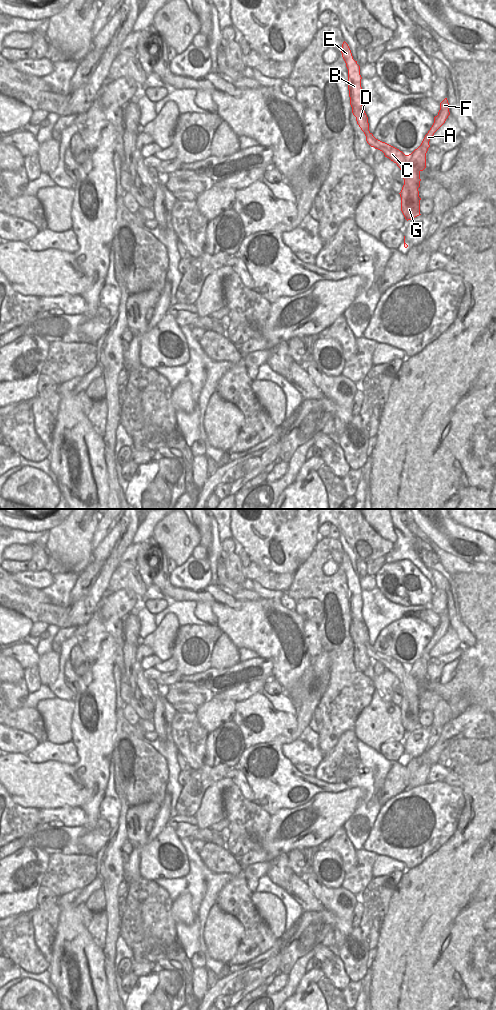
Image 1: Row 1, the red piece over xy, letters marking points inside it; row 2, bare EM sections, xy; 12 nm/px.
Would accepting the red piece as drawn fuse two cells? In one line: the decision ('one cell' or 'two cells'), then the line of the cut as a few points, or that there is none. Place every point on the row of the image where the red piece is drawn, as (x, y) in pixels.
two cells; cut in xy along (408, 155), (408, 160), (417, 171), (417, 188)

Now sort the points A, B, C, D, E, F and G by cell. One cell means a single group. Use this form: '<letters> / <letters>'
A F / B C D E G

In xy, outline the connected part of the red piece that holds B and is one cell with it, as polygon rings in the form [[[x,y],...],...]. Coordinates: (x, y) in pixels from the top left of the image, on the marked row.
[[[344,41],[342,44],[342,57],[348,69],[348,90],[350,97],[350,105],[352,113],[356,117],[357,124],[364,132],[367,143],[382,151],[385,157],[397,164],[401,170],[401,175],[404,179],[404,185],[400,194],[401,197],[401,211],[406,220],[413,220],[420,214],[420,200],[419,191],[417,188],[418,171],[409,161],[409,155],[405,155],[399,149],[376,139],[369,131],[368,117],[362,106],[362,87],[360,66],[357,61],[353,59],[351,50],[348,44]]]

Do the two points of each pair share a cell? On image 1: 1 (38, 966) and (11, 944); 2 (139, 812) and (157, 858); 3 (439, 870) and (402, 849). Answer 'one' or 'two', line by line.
1: one
2: one
3: two

